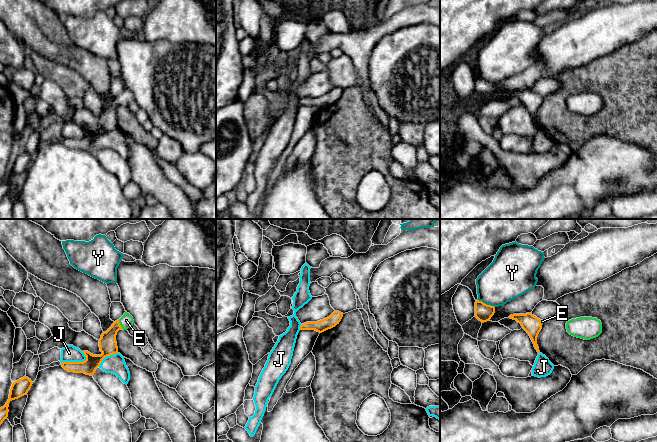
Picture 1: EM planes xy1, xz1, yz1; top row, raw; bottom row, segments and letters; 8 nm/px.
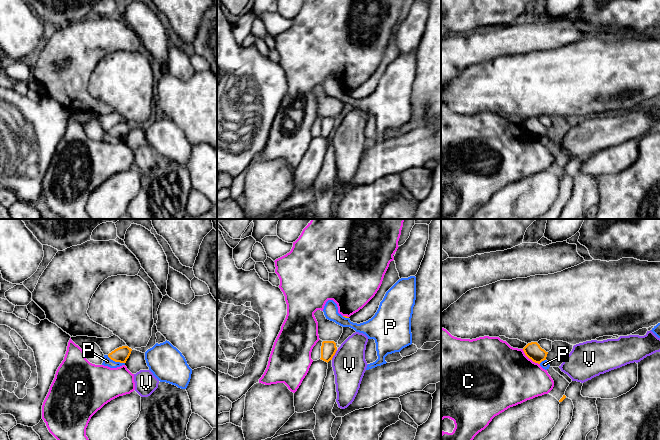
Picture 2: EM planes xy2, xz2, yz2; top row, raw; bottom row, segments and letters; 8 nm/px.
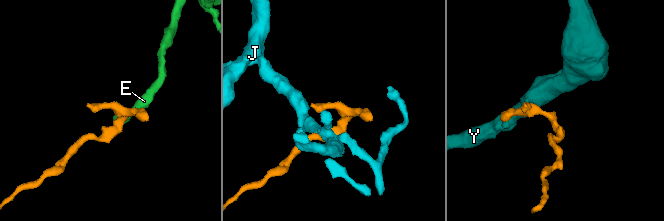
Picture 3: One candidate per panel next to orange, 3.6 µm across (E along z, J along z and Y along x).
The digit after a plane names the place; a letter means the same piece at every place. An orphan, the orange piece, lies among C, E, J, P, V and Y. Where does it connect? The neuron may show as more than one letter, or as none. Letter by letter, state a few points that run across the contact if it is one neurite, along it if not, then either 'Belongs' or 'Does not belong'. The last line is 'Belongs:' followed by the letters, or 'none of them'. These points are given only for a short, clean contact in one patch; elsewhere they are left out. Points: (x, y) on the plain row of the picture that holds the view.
C: Does not belong
E: Line: xy1 (108, 122), (108, 114), (119, 100), (126, 96). Belongs
J: Does not belong
P: Line: xy2 (107, 131), (115, 137), (124, 139). Does not belong
V: Line: xz2 (337, 126), (331, 135). Does not belong
Y: Does not belong
Belongs: E

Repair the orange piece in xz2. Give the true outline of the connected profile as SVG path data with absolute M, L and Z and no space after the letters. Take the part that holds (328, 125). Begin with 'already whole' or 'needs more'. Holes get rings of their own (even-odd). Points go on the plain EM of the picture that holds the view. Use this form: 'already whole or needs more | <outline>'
already whole | M323 117L321 122L321 136L329 138L337 127L336 119L334 117Z

